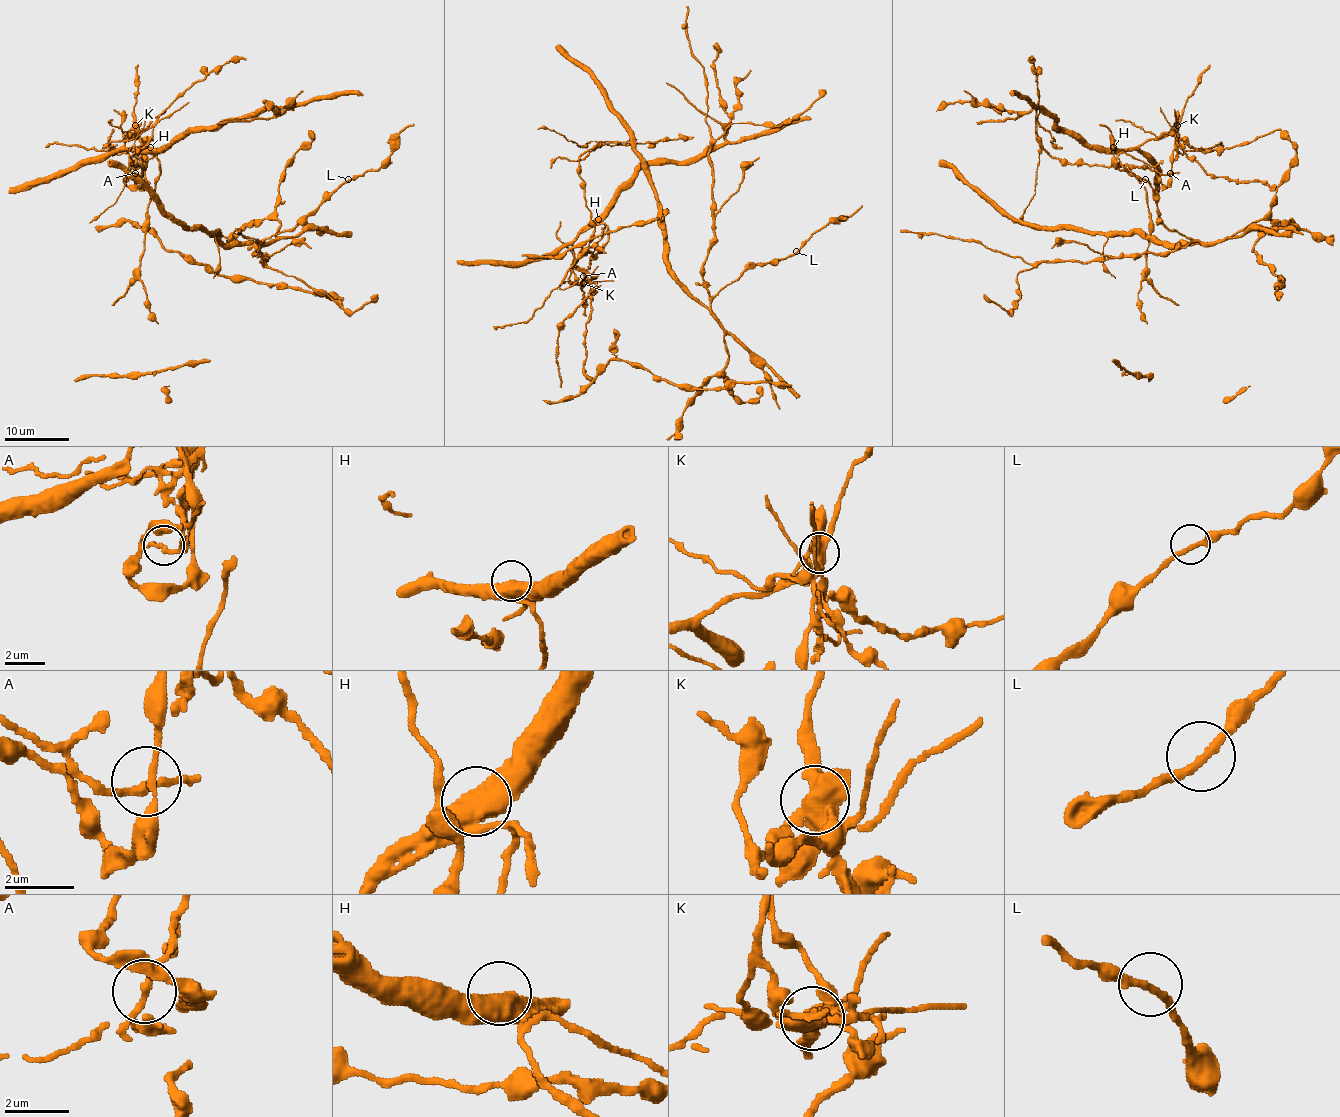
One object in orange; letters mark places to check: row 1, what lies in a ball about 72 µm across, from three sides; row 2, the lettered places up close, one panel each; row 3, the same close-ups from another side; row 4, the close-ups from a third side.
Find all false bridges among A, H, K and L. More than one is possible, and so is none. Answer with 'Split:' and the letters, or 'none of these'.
Split: A, K

